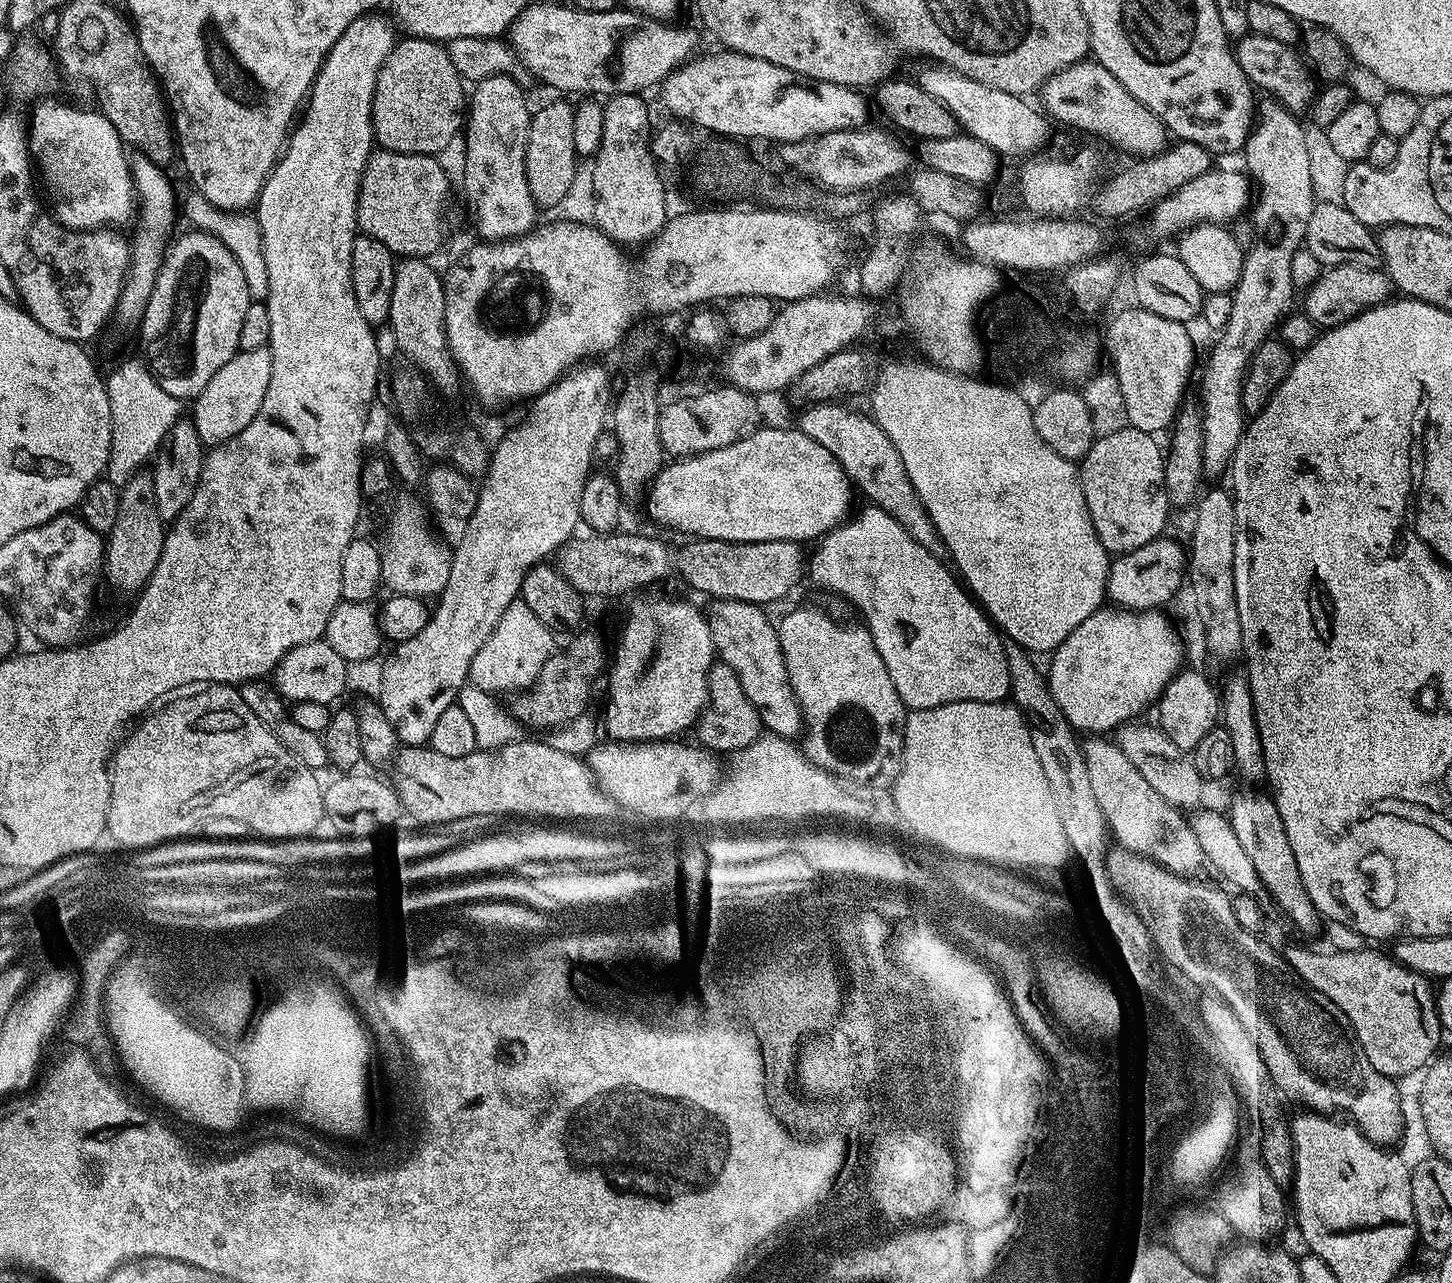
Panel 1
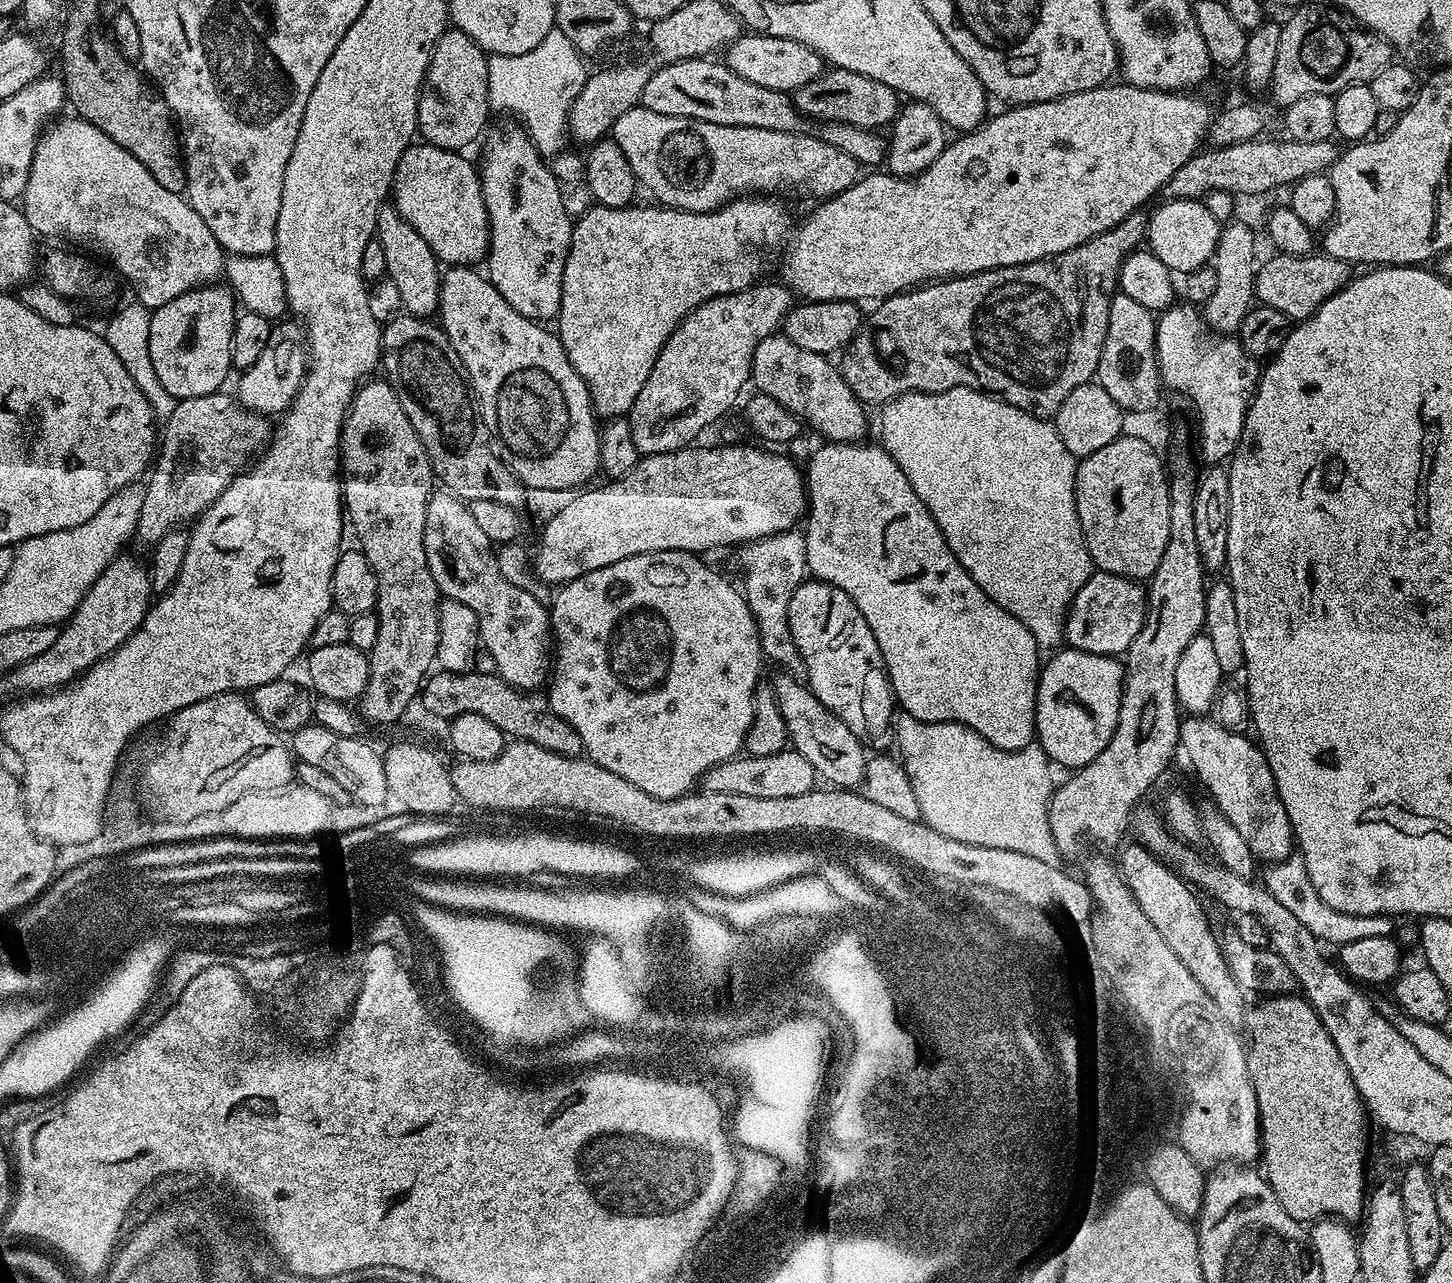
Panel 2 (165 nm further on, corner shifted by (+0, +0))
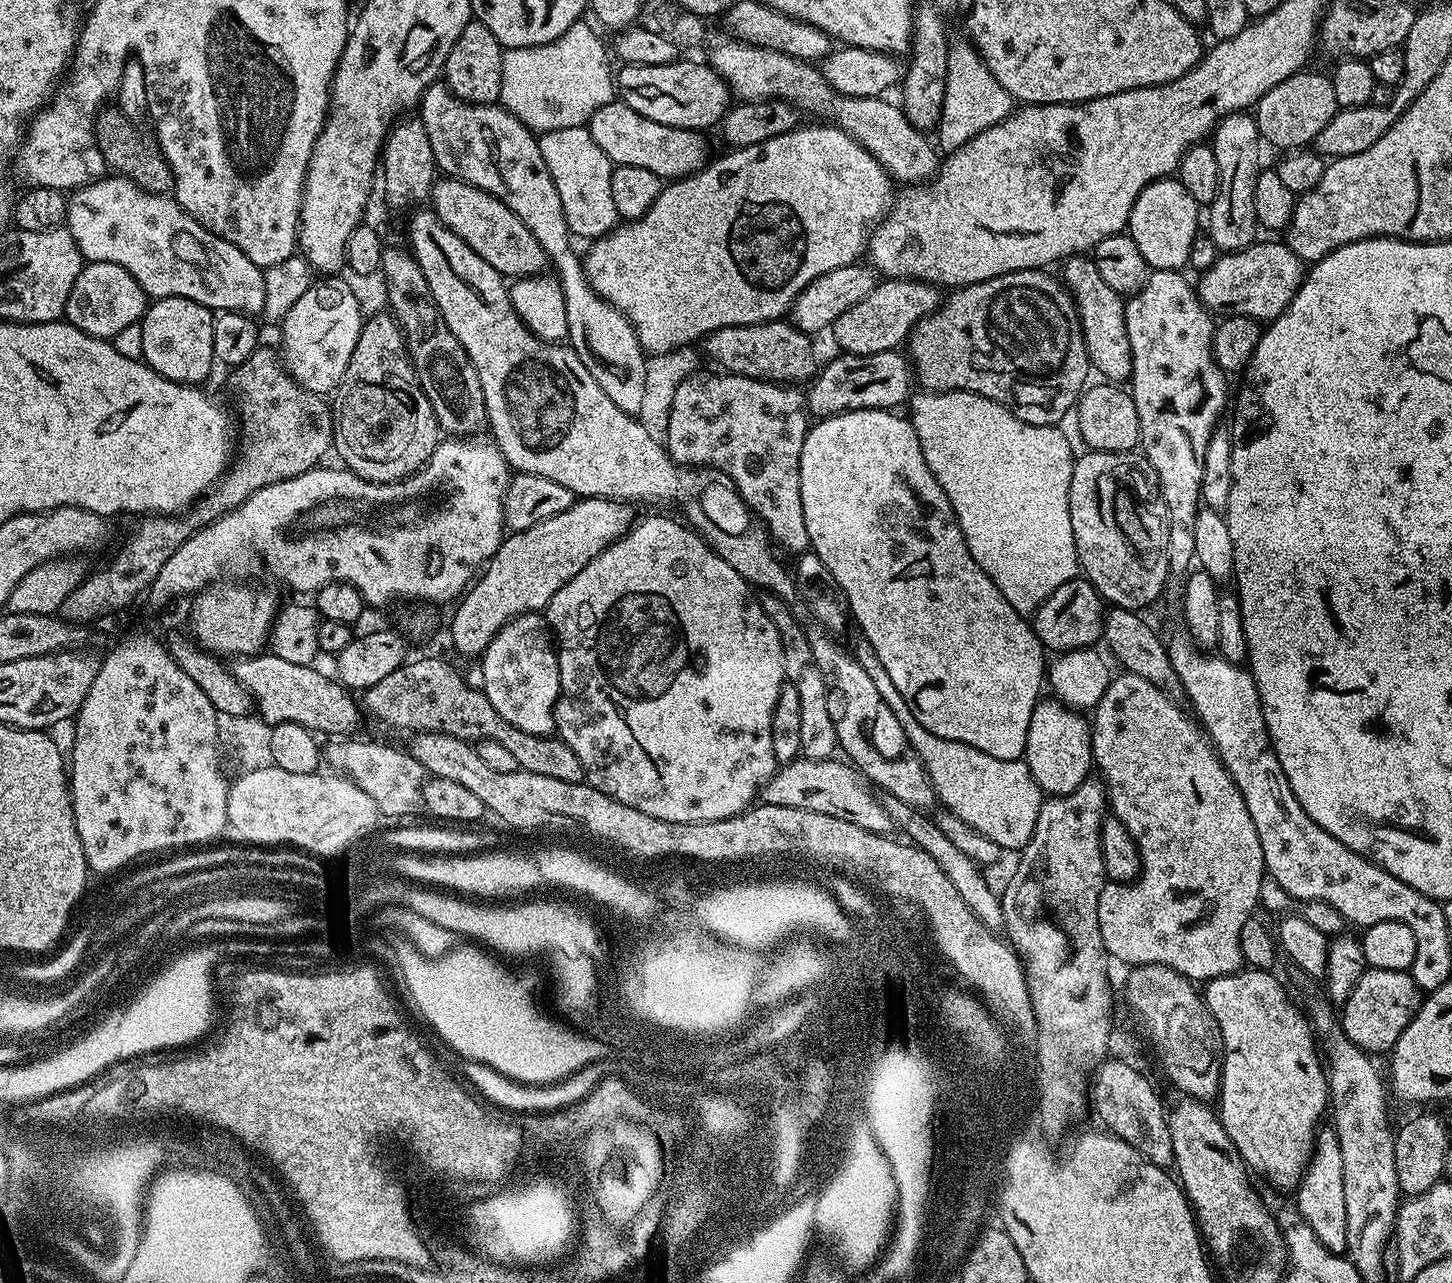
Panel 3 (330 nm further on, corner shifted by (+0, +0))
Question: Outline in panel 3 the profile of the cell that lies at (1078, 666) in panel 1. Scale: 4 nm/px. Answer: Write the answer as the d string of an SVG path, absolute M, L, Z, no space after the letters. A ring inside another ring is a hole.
M1056 698L1049 699L1041 699L1034 714L1030 714L1030 730L1026 734L1026 746L1022 759L1028 765L1034 782L1038 782L1041 793L1048 796L1065 796L1076 789L1082 781L1089 779L1091 772L1088 771L1093 771L1092 729L1089 721L1079 711L1069 708Z

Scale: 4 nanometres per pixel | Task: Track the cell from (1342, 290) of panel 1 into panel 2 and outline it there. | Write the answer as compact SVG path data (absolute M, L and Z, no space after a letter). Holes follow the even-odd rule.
M1272 254L1268 261L1259 265L1256 274L1255 299L1263 307L1273 308L1286 314L1289 320L1299 322L1313 316L1335 292L1342 290L1350 279L1350 265L1323 254L1285 256Z

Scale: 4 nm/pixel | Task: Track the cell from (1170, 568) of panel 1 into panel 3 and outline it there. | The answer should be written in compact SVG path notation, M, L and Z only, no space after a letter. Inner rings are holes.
M1077 578L1058 586L1054 594L1043 600L1034 613L1031 626L1045 649L1052 651L1053 648L1053 653L1061 654L1078 648L1091 649L1096 644L1095 640L1099 641L1104 635L1105 611L1106 604L1100 591L1089 580Z

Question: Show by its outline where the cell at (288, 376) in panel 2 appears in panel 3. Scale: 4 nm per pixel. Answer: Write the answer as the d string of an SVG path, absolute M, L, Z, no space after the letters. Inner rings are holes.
M332 274L313 282L306 294L290 306L290 314L286 314L279 329L278 352L284 369L311 392L332 394L340 387L366 319L365 313L360 313L360 300L355 290L340 278Z

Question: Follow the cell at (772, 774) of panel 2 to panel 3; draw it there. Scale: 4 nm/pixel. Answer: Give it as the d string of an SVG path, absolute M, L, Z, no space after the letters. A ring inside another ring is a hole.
M797 758L788 764L779 765L776 773L760 788L759 803L770 806L794 806L798 810L814 810L818 814L830 814L830 818L846 818L846 822L854 822L854 826L862 826L868 832L891 833L894 825L890 814L886 814L882 806L880 796L869 787L851 763L836 759Z

